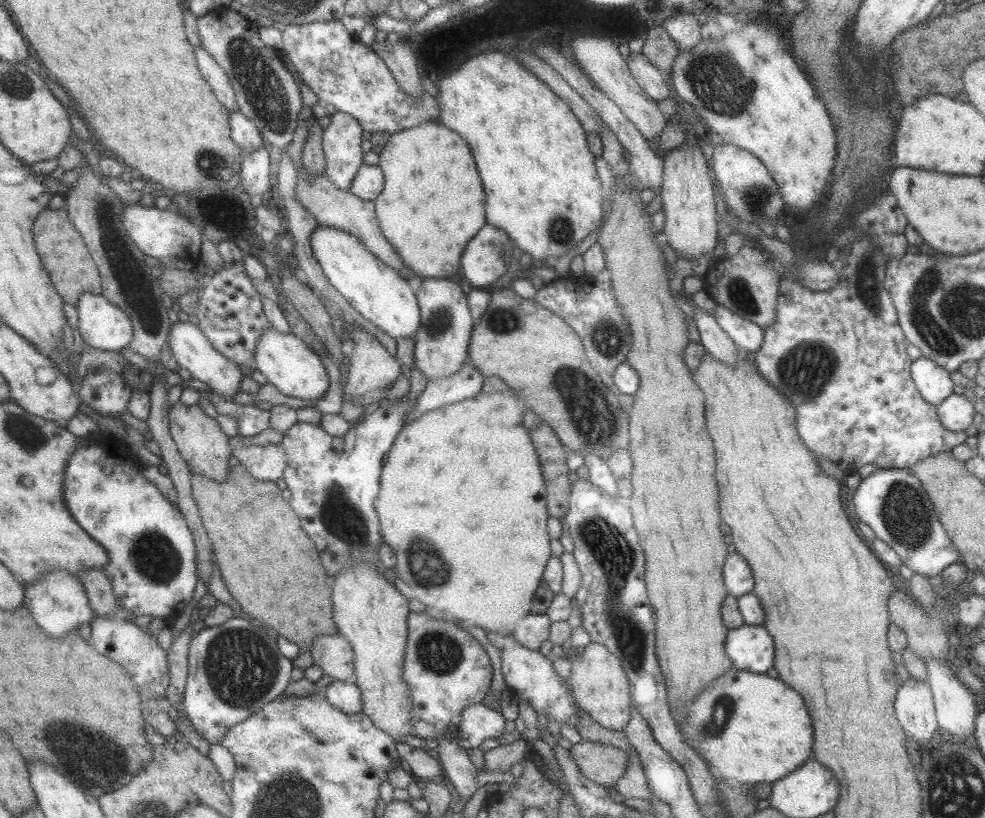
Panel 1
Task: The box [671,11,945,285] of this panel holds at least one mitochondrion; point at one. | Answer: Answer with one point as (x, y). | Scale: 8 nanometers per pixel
(717, 83)

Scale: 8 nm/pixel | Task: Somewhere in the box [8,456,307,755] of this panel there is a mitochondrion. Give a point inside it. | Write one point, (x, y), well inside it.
(240, 672)

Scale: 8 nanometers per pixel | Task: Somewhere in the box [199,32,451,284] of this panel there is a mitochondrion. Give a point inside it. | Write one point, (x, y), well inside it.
(253, 68)

